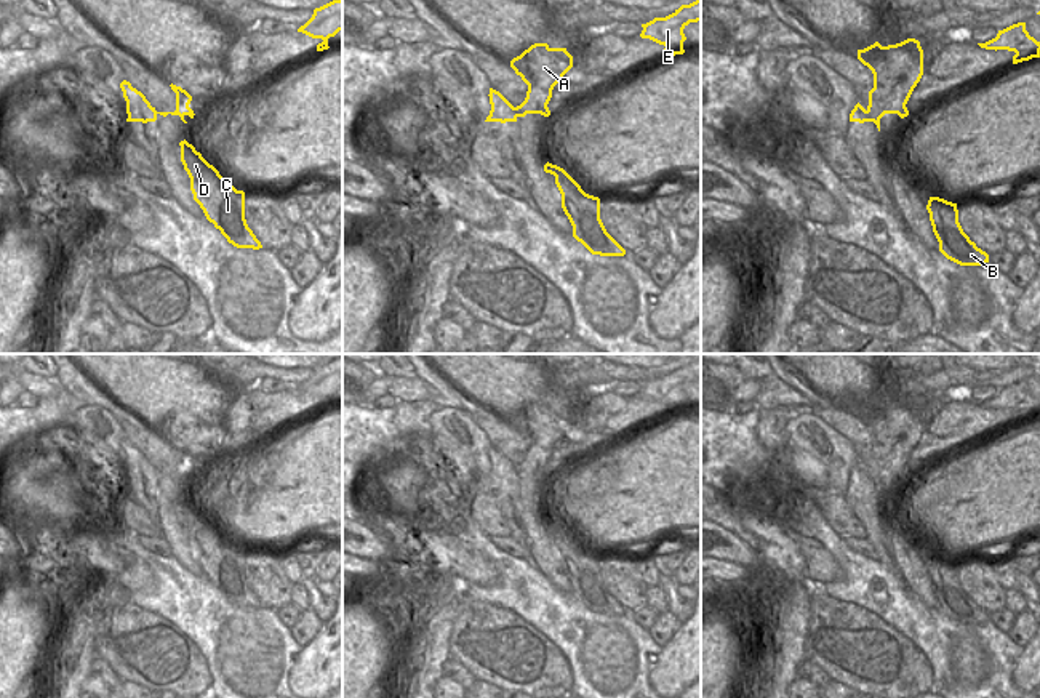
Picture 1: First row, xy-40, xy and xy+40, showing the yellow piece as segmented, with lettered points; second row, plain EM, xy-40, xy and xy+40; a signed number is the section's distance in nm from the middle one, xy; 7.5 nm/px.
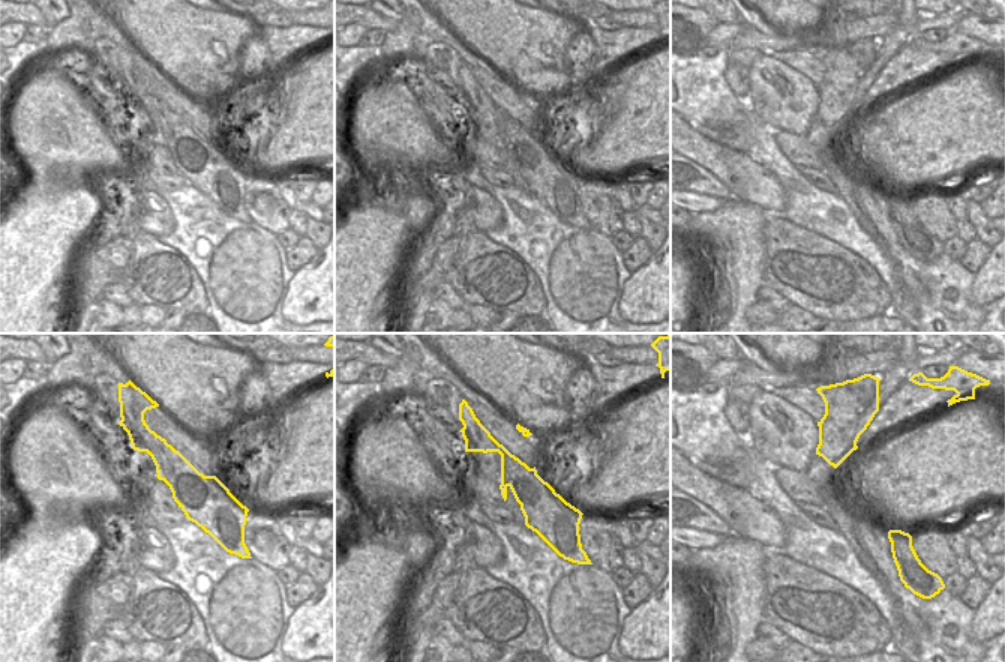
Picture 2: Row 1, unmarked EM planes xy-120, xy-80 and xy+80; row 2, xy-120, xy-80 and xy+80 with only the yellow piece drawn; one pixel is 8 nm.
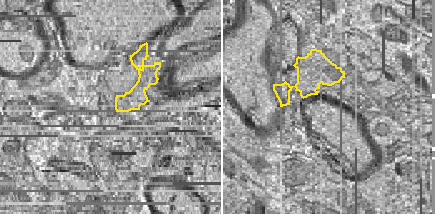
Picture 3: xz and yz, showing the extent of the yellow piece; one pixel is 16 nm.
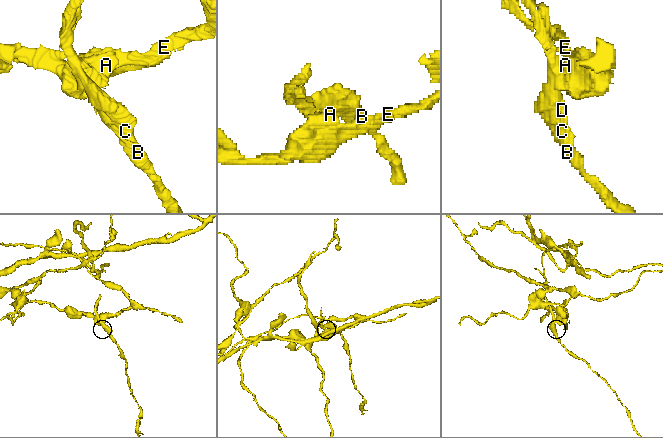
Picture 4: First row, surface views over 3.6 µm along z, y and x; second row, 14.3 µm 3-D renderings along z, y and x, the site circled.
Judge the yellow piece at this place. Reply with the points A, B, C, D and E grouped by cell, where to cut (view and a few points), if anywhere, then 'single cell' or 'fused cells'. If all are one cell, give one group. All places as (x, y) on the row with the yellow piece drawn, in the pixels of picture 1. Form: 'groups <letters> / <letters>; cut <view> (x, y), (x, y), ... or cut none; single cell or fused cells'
groups A E / B C D; cut xy (516, 108), (512, 120); fused cells

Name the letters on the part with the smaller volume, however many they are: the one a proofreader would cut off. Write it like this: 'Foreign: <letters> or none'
Foreign: B, C, D

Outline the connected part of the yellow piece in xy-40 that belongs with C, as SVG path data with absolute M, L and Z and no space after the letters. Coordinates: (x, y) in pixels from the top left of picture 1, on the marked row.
M186 139L179 142L181 162L190 178L194 200L206 219L237 248L262 248L245 219L245 192L230 186Z

